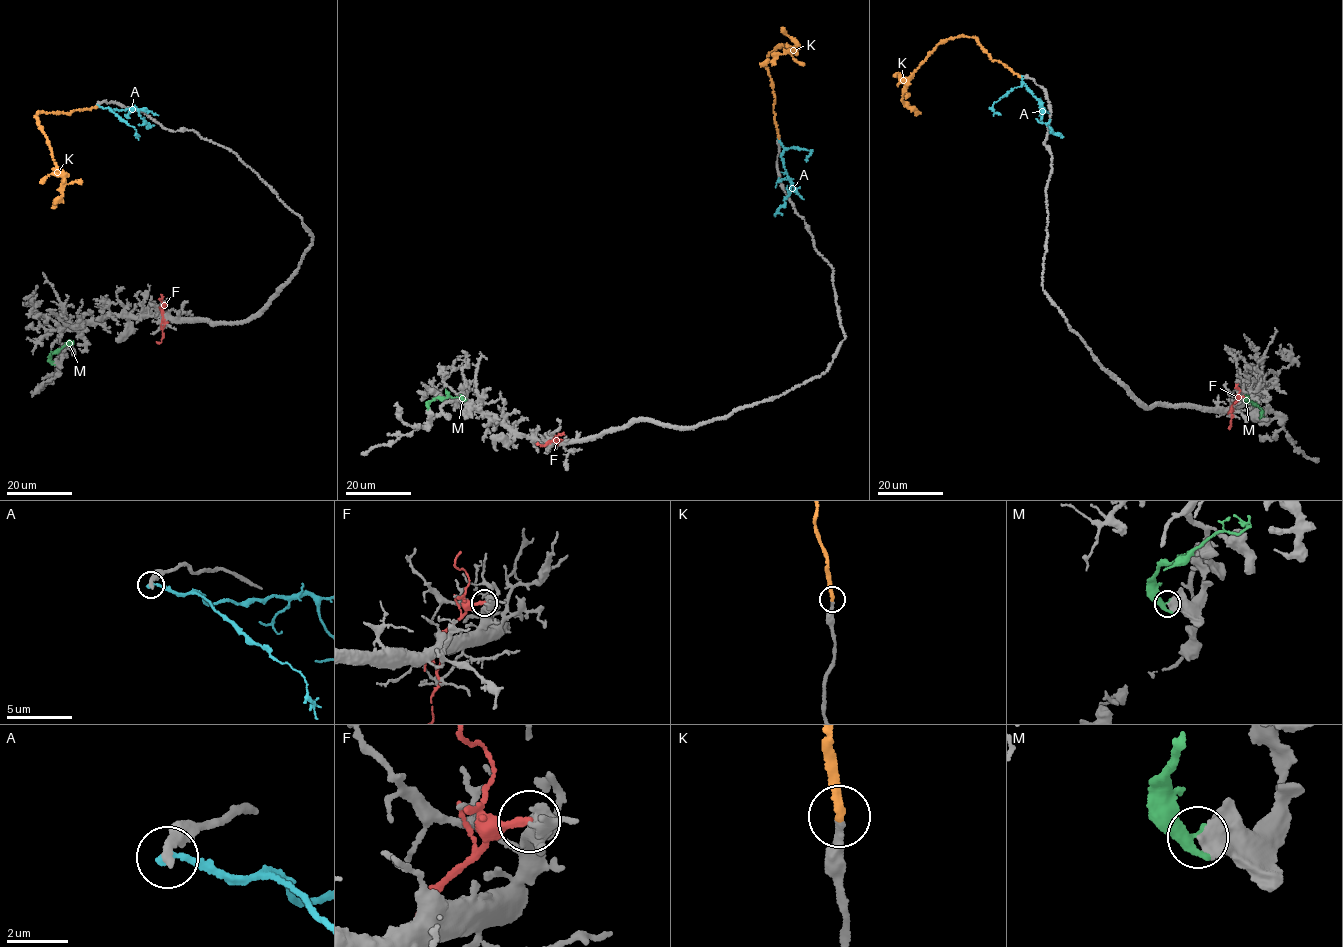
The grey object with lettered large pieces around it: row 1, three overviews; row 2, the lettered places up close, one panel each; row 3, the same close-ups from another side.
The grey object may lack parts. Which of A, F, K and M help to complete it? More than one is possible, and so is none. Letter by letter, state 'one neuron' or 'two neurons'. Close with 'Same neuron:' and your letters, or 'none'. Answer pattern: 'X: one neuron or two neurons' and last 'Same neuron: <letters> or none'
A: two neurons
F: two neurons
K: one neuron
M: two neurons
Same neuron: K

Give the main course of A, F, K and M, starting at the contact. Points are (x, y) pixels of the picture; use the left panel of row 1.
A: (97, 106), (112, 110), (134, 107), (147, 127), (154, 125)
F: (165, 302), (162, 310), (163, 337), (159, 343), (156, 341)
K: (97, 107), (75, 110), (68, 115), (39, 112), (35, 115), (63, 177), (61, 196), (54, 204)
M: (53, 362), (49, 356), (70, 345), (69, 340)

